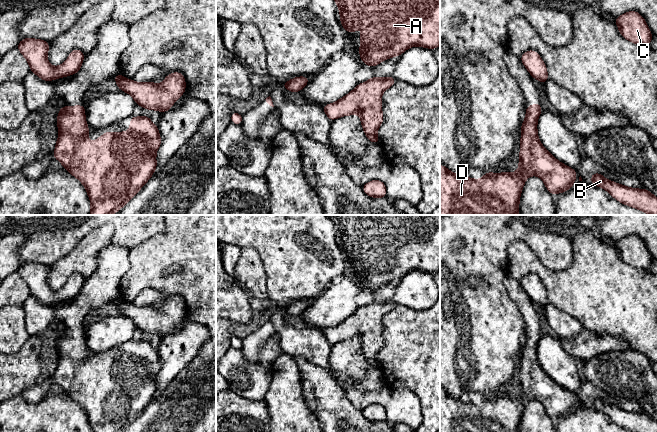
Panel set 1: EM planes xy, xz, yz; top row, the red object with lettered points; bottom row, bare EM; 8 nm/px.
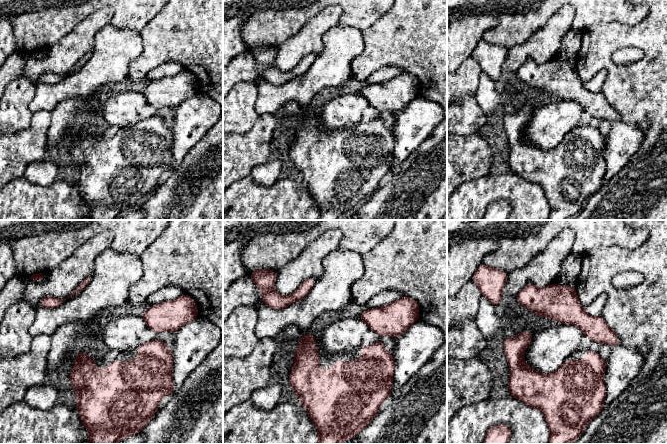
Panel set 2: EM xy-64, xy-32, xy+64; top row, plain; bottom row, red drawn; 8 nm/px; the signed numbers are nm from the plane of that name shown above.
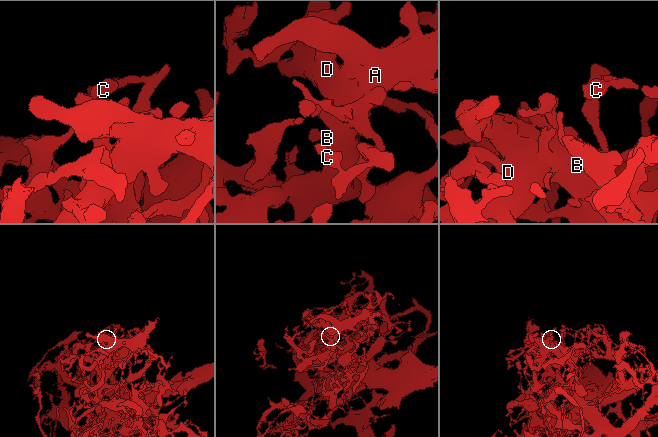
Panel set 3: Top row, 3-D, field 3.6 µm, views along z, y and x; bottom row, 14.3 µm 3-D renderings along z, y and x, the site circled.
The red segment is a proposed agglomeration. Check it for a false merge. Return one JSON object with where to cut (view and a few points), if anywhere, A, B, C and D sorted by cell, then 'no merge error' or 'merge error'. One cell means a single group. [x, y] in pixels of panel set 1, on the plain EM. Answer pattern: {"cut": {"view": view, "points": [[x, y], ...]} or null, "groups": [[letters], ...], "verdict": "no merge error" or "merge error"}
{"cut": null, "groups": [["A", "B", "C", "D"]], "verdict": "no merge error"}

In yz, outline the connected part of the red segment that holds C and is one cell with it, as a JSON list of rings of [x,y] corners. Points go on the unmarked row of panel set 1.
[[[629,235],[617,241],[614,247],[619,251],[620,258],[630,266],[638,269],[647,269],[653,264],[645,243],[637,235]]]

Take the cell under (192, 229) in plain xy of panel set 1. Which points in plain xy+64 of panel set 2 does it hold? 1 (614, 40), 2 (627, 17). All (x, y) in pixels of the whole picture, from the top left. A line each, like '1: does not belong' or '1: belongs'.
1: belongs
2: does not belong

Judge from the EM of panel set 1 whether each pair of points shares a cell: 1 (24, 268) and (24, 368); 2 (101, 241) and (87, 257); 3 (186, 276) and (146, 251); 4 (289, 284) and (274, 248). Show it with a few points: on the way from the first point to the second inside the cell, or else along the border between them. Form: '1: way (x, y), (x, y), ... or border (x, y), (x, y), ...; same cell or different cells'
1: border (38, 333), (30, 335); different cells
2: way (97, 245), (89, 253); same cell
3: way (182, 264), (171, 253), (158, 253); same cell
4: way (289, 275), (288, 262), (283, 257); same cell

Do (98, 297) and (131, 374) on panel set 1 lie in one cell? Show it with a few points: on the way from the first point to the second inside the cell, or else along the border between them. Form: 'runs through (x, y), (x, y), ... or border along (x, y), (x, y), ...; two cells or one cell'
runs through (74, 322), (74, 357), (91, 374), (101, 374); one cell

